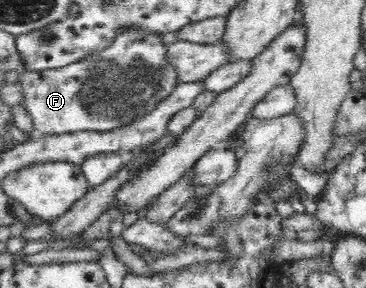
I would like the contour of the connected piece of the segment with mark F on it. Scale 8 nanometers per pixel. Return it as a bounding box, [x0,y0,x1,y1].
[18,31,179,136]

